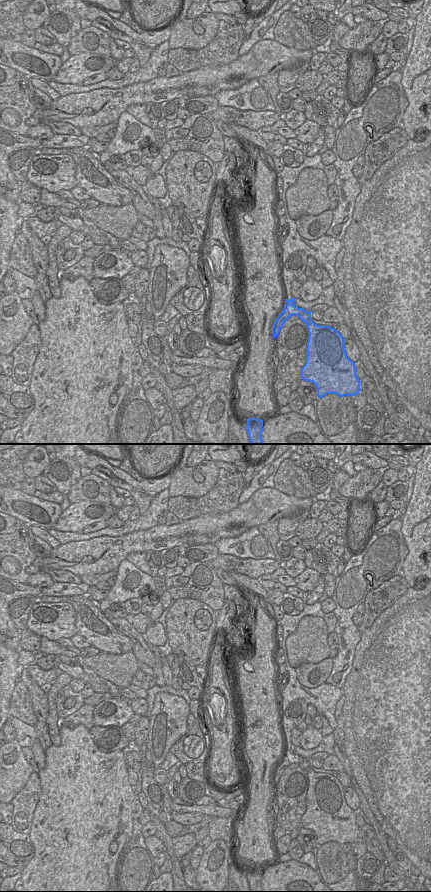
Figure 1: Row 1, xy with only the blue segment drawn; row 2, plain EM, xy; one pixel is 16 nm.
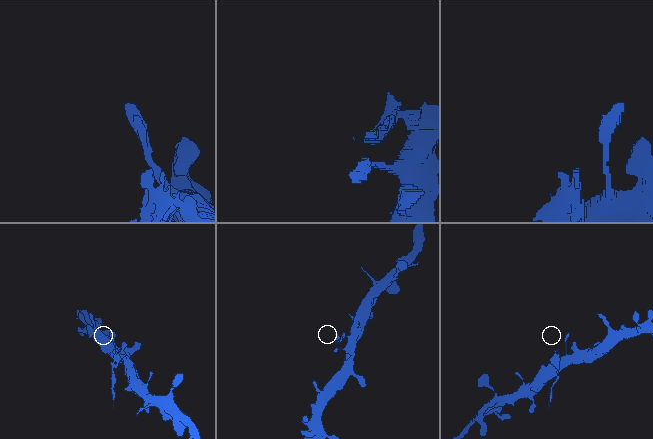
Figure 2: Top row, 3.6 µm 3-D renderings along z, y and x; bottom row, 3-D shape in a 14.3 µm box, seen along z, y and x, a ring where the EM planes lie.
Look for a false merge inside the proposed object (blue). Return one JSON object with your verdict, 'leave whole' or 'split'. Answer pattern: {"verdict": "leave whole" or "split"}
{"verdict": "split"}

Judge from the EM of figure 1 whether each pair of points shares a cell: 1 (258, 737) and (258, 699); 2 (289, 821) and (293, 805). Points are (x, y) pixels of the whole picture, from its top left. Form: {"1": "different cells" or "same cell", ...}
{"1": "same cell", "2": "same cell"}

